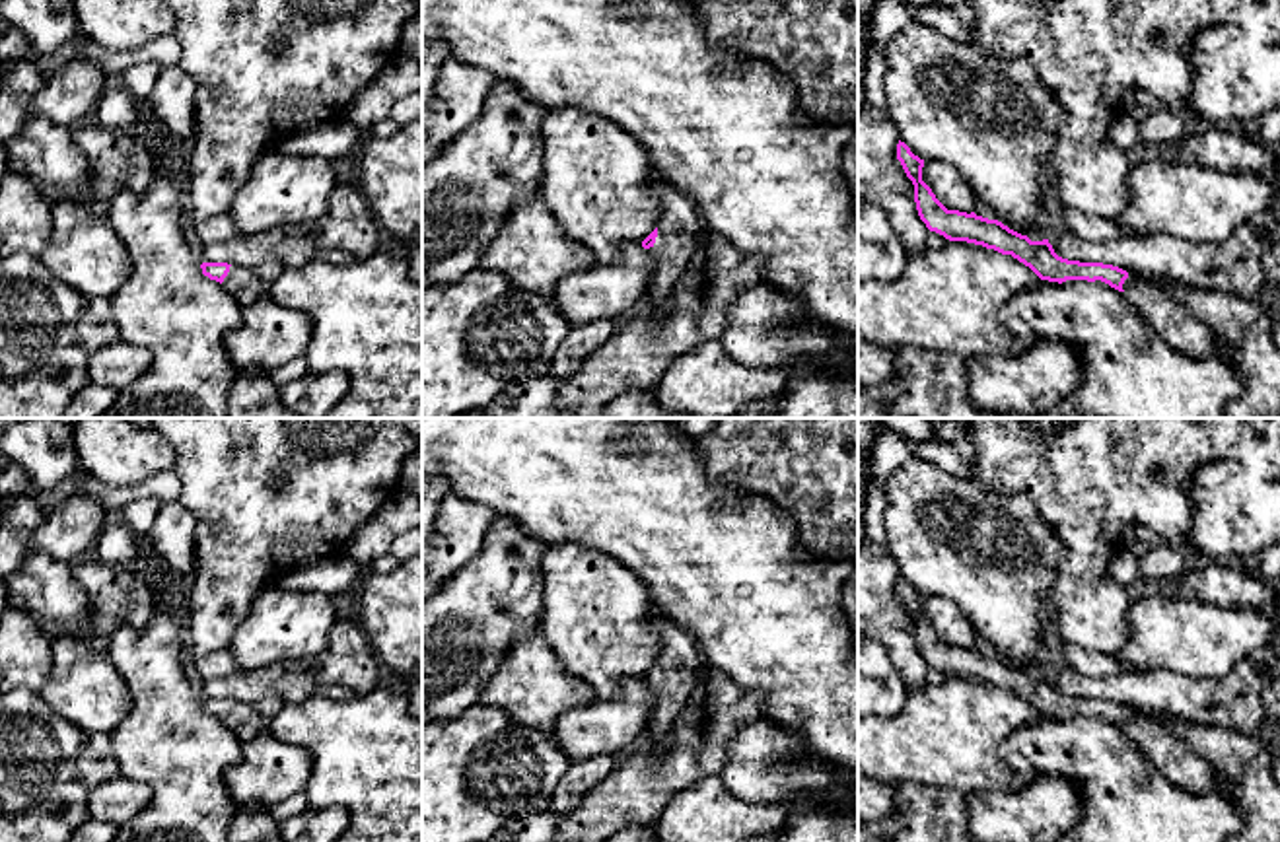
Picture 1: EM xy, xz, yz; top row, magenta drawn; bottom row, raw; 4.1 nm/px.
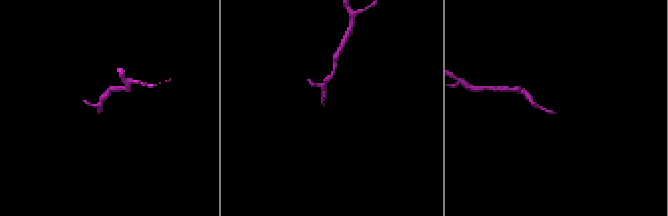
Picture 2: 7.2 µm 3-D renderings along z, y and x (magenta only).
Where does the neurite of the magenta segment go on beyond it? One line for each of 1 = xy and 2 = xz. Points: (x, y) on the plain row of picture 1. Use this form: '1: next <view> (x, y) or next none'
1: next xy (246, 722)
2: next xz (679, 656)

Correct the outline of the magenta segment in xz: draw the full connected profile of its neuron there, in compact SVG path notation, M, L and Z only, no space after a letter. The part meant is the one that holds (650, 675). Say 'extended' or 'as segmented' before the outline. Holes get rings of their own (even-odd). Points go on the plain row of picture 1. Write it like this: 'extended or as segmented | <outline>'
extended | M667 614L656 616L652 626L661 649L658 663L642 677L656 698L644 739L658 745L669 735L691 694L702 653L694 638Z

